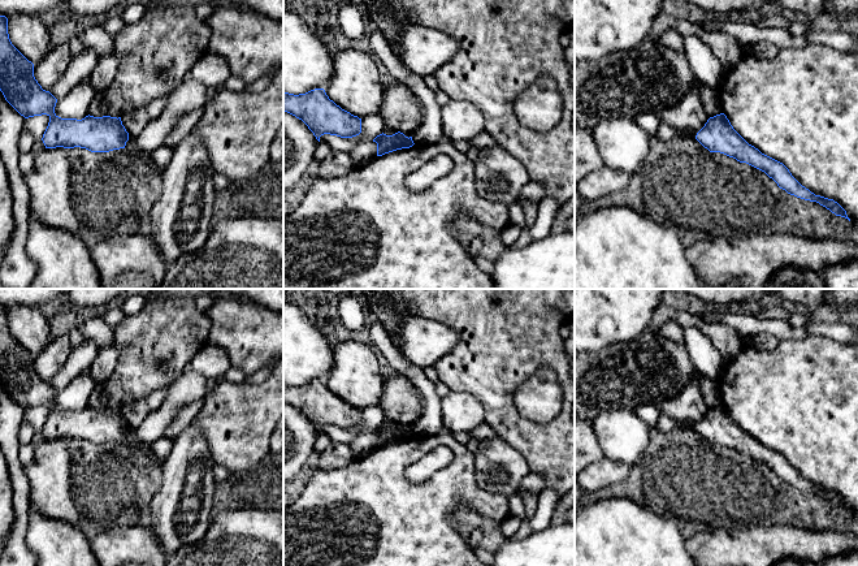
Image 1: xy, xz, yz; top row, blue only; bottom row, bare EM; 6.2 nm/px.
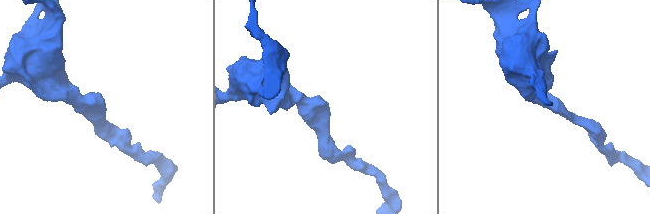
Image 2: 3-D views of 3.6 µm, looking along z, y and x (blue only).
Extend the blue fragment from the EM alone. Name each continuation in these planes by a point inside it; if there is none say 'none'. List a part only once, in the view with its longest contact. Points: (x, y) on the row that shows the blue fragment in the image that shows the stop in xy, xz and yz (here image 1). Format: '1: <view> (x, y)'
none

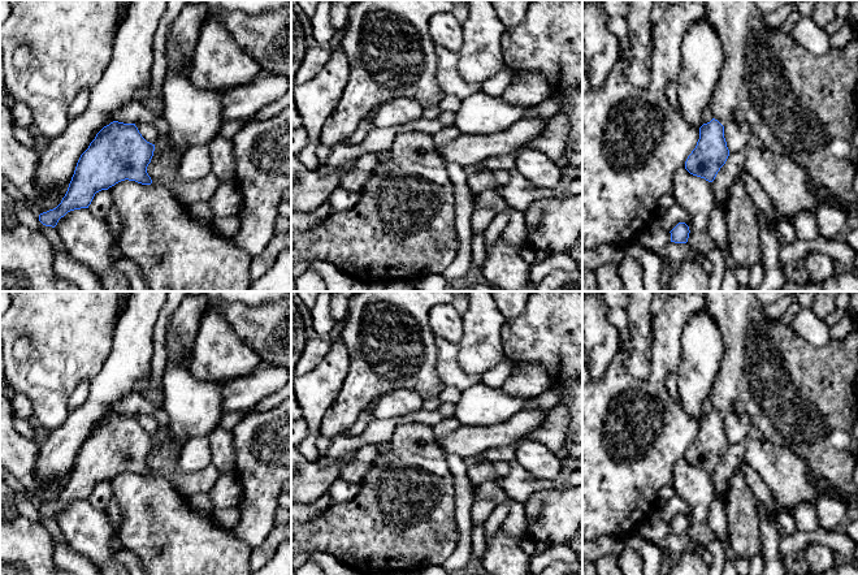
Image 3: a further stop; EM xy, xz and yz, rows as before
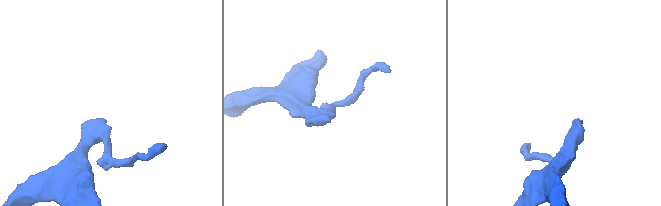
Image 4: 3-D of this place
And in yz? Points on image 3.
1: yz (800, 104)

